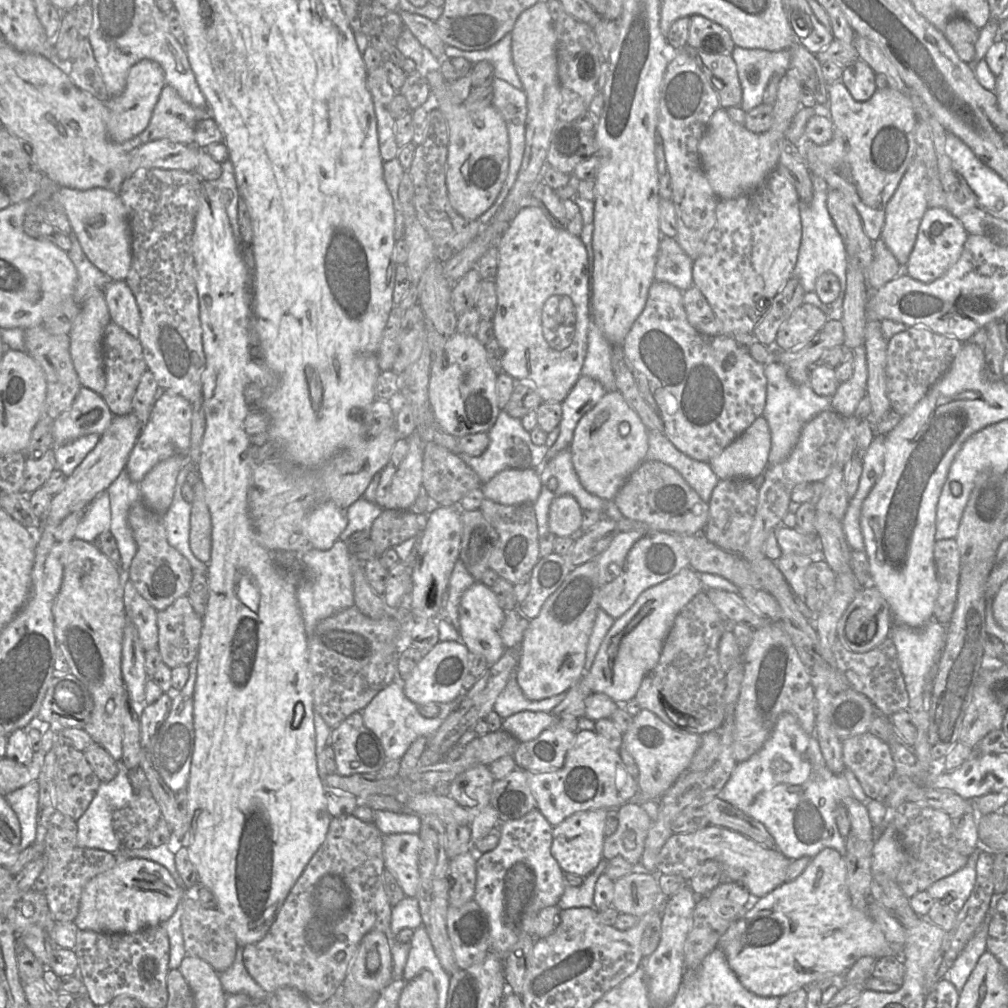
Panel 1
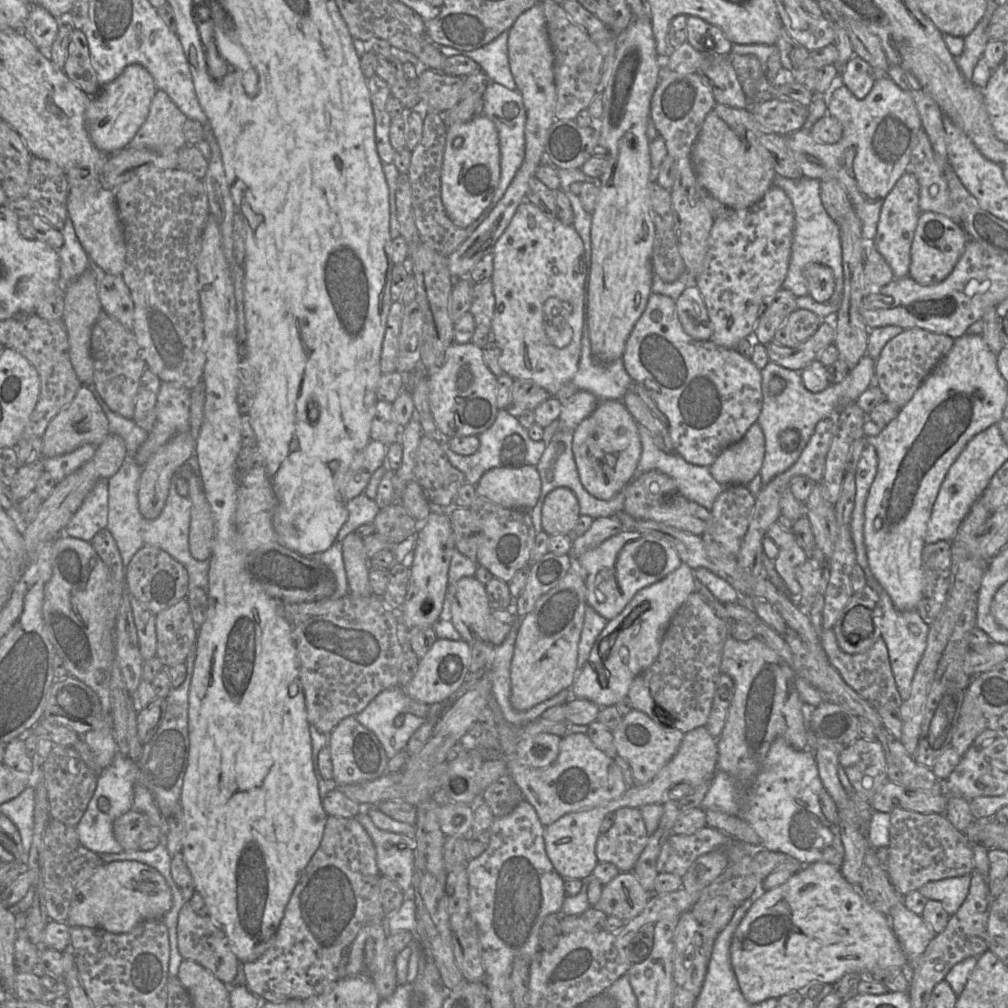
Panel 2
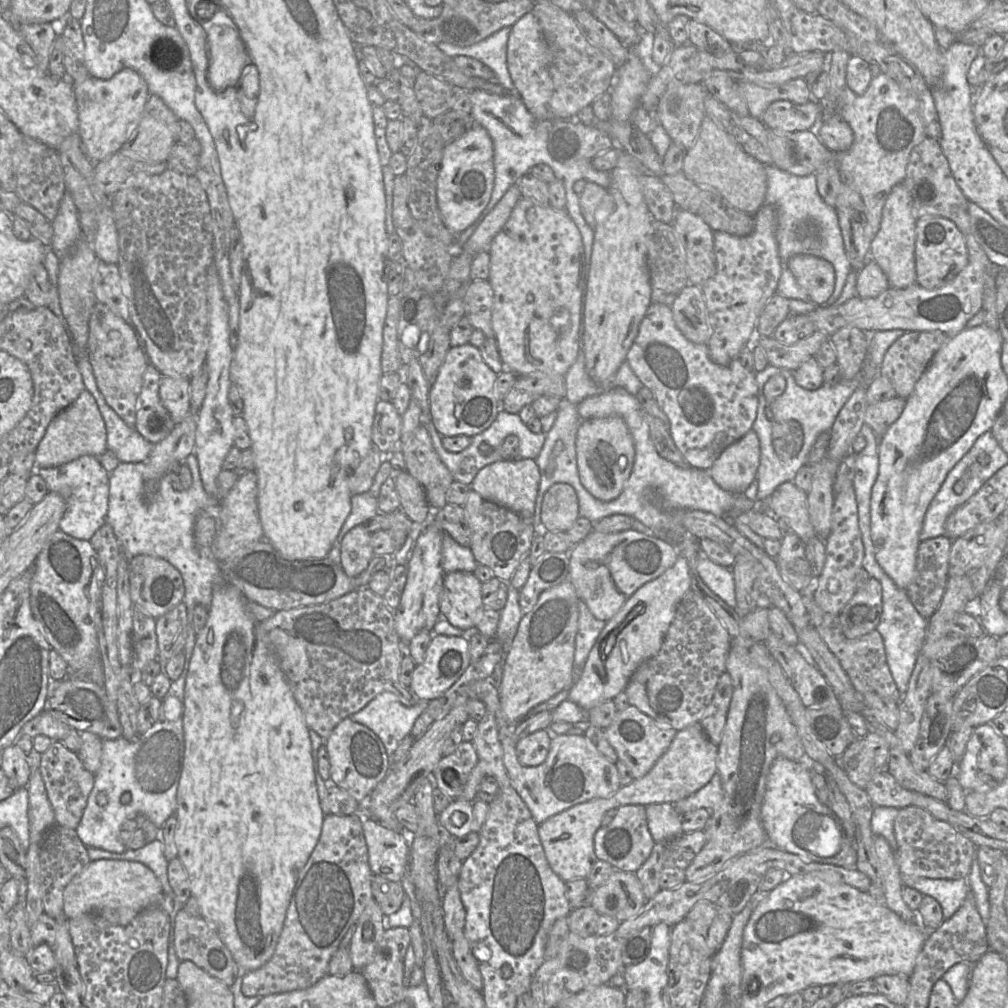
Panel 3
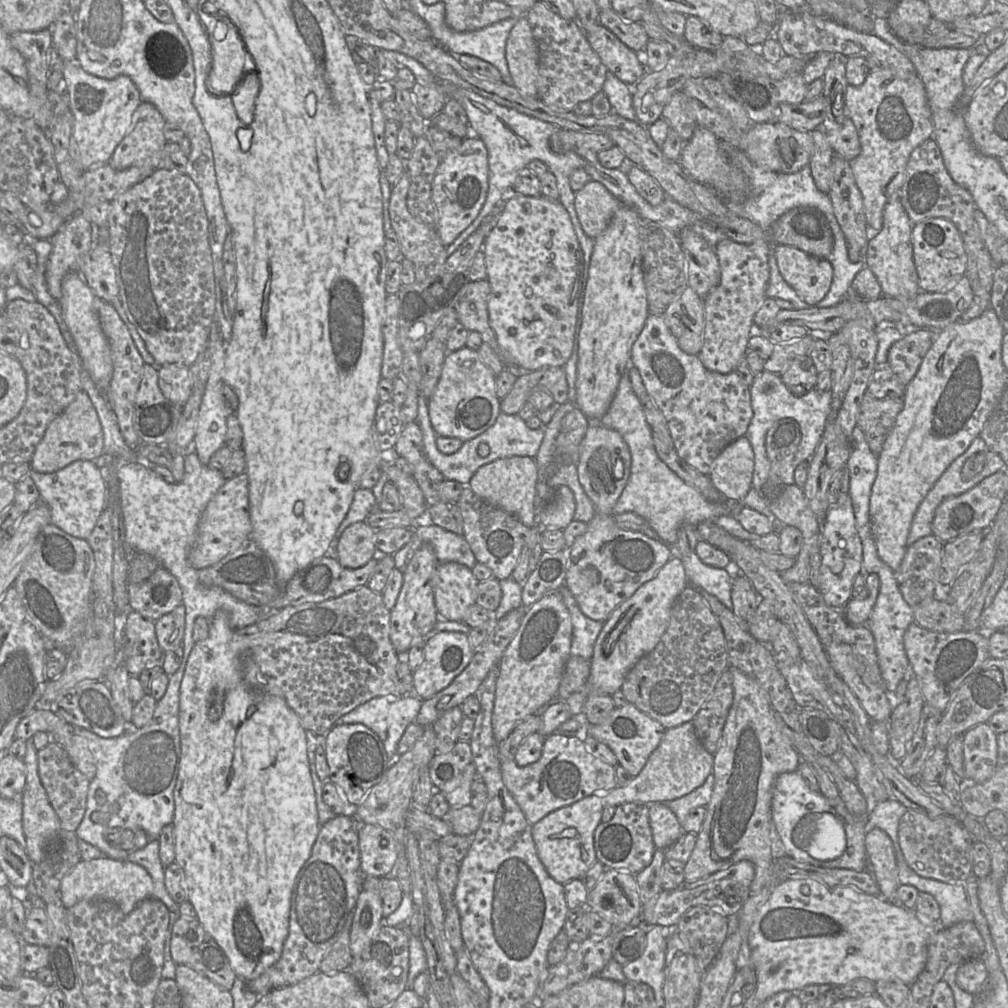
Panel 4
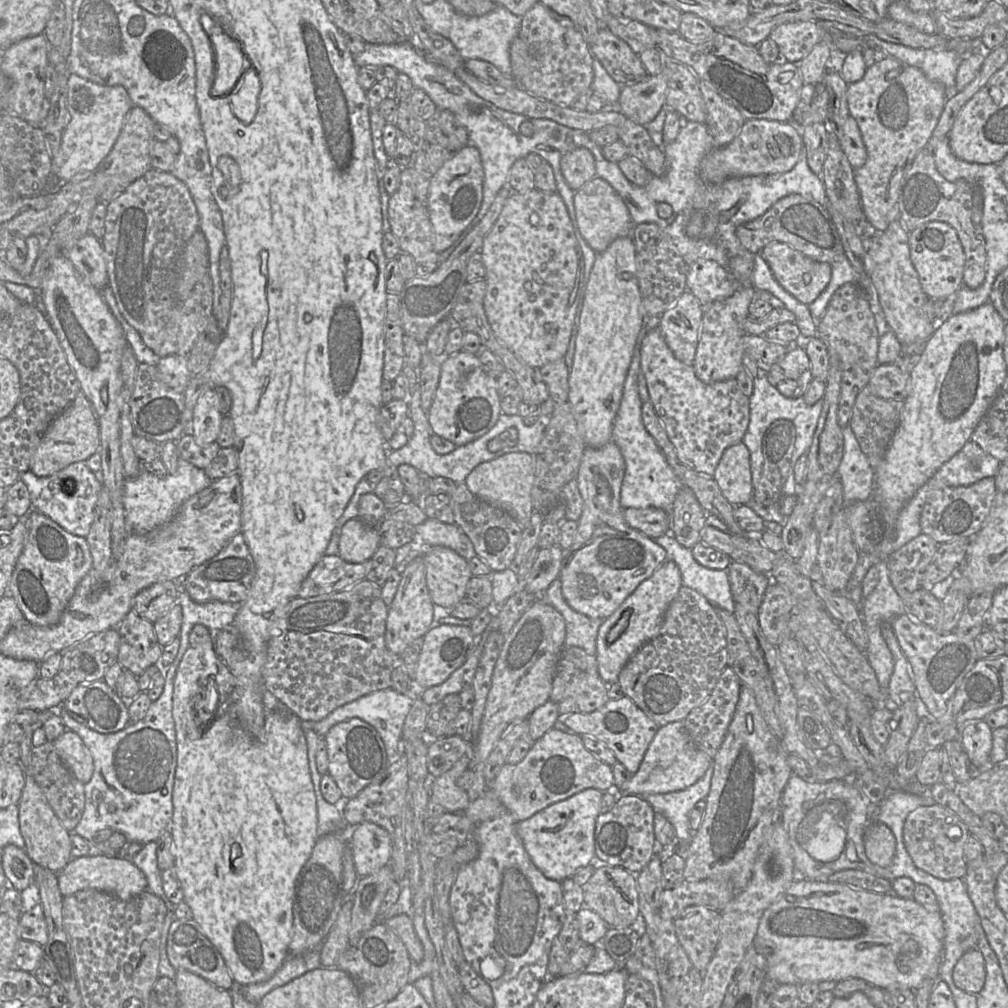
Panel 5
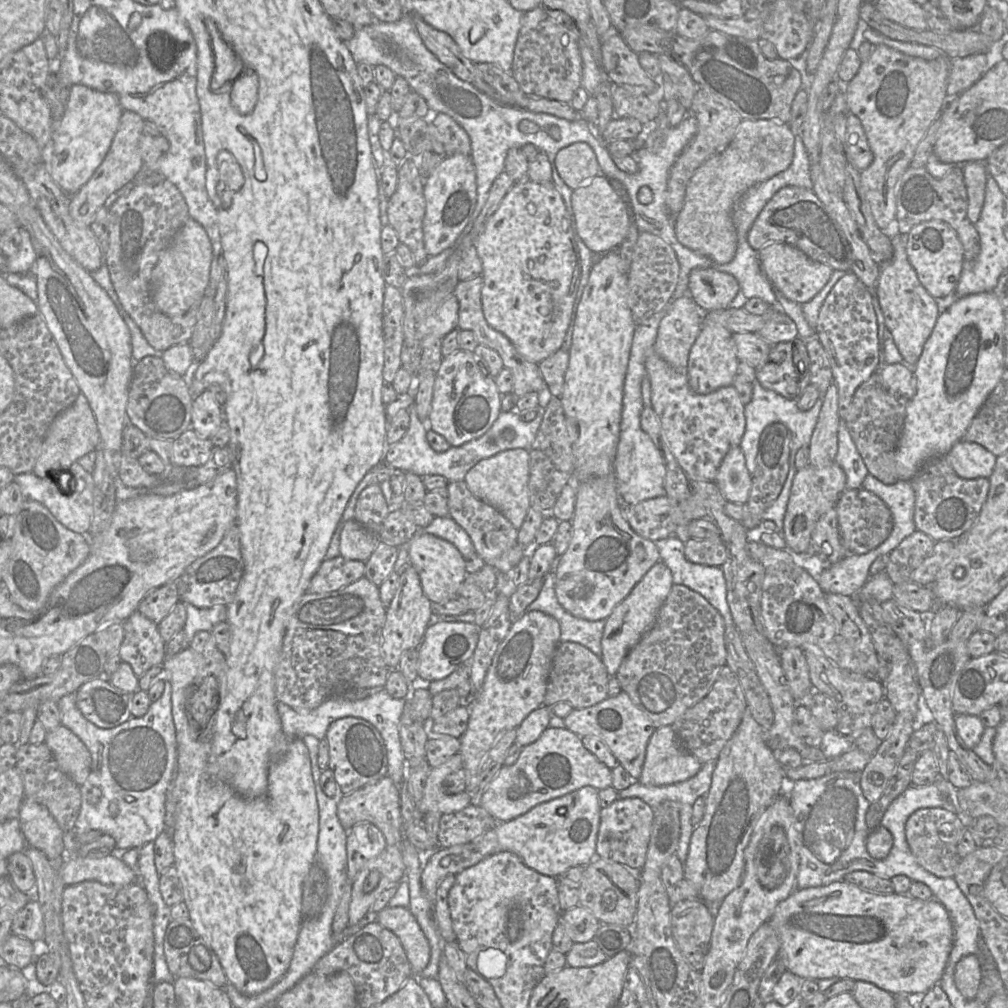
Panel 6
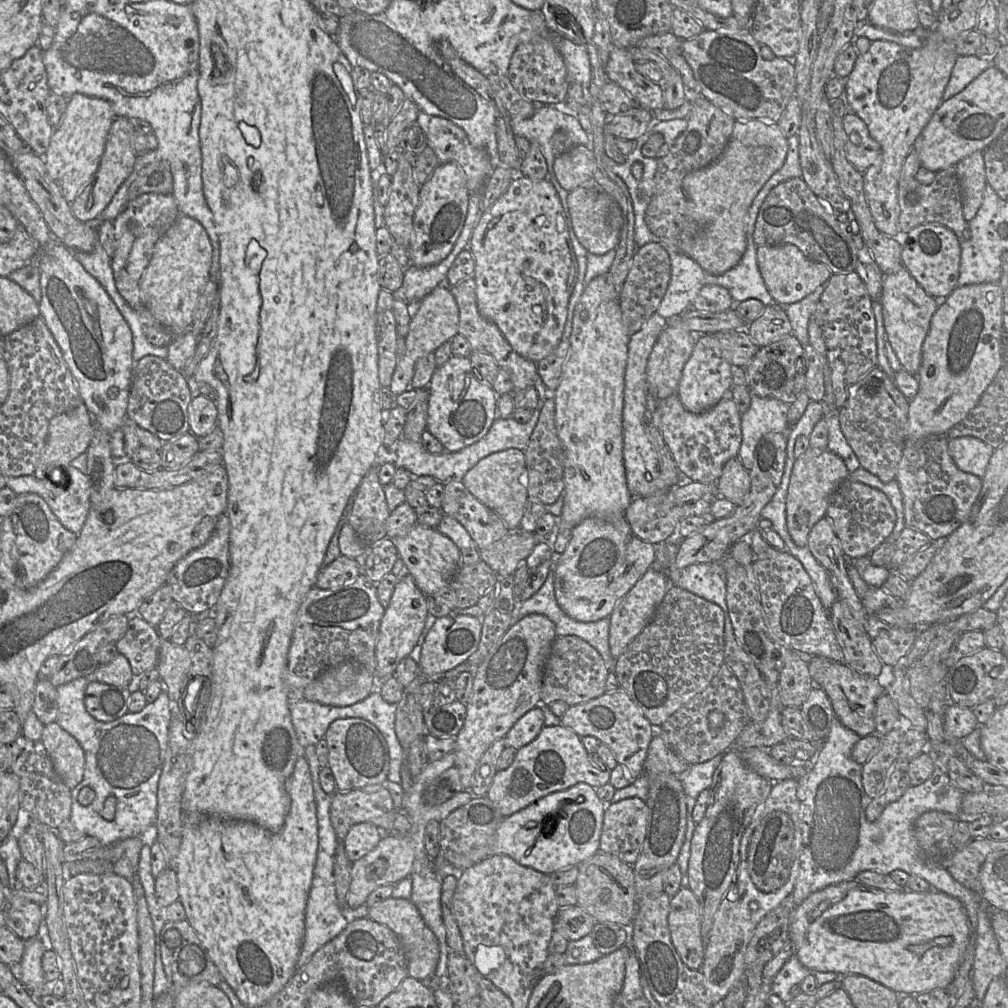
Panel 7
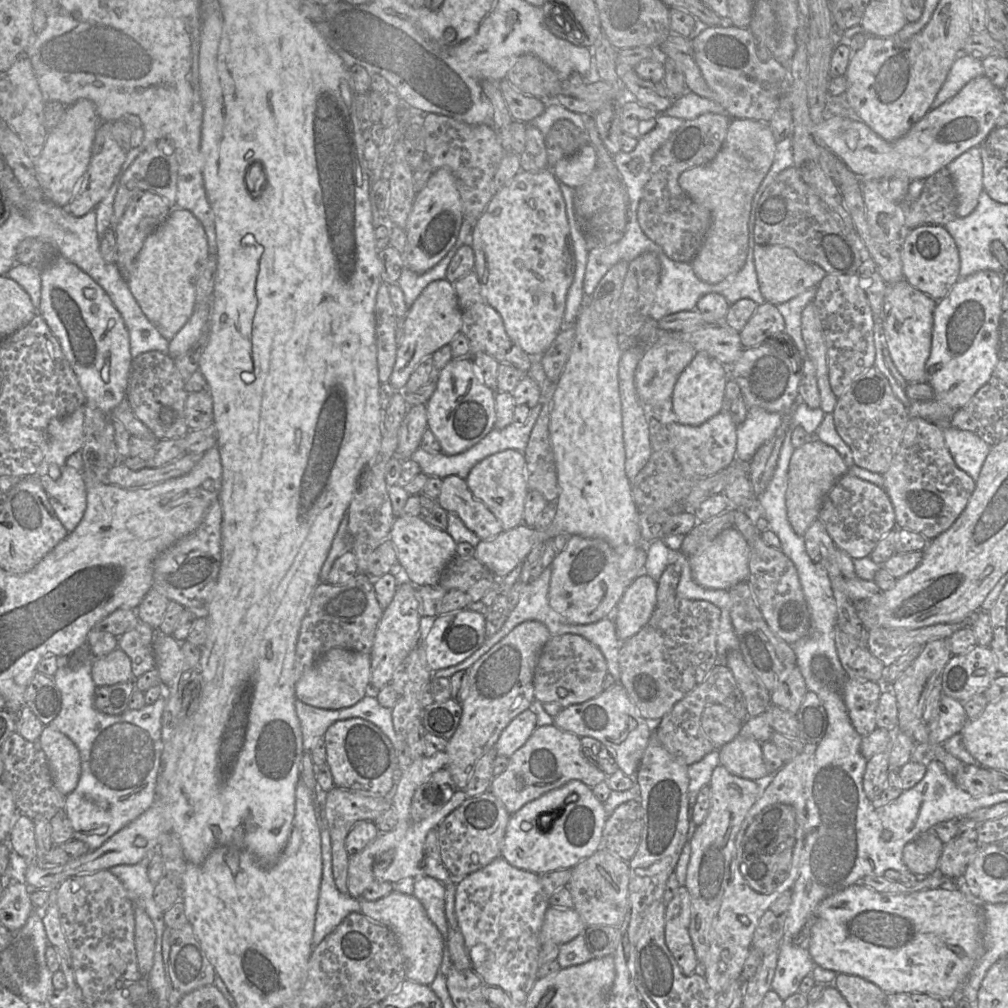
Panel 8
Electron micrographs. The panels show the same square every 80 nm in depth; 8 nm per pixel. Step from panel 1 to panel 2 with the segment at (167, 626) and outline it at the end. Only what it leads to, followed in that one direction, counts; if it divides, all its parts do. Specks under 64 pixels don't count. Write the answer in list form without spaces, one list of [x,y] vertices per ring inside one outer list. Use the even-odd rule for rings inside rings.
[[[182,599],[156,615],[156,656],[164,668],[185,662],[196,643],[198,628],[193,622],[189,603]]]

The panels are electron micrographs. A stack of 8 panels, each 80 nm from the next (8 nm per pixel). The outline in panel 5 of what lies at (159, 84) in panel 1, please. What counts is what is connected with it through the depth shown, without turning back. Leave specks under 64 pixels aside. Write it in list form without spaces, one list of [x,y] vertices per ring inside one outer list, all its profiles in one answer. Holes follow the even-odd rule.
[[[76,74],[68,78],[67,108],[69,123],[58,155],[51,159],[52,173],[63,182],[76,175],[96,171],[117,141],[133,103],[123,86],[100,85]]]

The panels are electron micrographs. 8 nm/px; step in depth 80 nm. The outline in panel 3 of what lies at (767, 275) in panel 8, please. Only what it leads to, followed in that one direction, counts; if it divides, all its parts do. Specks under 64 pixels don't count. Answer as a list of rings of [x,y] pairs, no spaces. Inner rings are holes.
[[[796,254],[789,259],[788,267],[811,302],[823,305],[828,301],[835,286],[835,270],[829,261],[813,255]]]

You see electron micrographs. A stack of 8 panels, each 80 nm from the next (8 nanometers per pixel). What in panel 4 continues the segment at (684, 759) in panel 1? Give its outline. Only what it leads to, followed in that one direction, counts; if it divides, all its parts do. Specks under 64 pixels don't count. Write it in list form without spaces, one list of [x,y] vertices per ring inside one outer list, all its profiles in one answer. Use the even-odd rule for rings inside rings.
[[[626,702],[616,707],[604,722],[587,725],[586,734],[606,744],[615,754],[618,764],[632,776],[637,776],[645,766],[651,753],[658,747],[666,728],[658,721]]]

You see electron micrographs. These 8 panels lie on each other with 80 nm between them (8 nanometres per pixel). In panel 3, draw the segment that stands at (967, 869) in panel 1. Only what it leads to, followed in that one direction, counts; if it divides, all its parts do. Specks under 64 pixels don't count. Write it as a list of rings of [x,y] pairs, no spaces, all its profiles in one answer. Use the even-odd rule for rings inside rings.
[[[904,875],[901,876],[901,880],[903,886],[916,889],[923,896],[933,897],[942,907],[944,920],[954,915],[969,894],[966,878],[929,879]]]

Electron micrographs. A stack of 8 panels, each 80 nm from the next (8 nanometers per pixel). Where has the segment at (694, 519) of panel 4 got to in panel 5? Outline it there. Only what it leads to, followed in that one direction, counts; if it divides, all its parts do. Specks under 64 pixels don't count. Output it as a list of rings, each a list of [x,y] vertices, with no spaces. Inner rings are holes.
[[[657,319],[648,320],[637,337],[633,356],[623,386],[619,409],[612,428],[612,440],[619,448],[625,462],[624,478],[620,491],[620,505],[626,508],[655,507],[672,513],[672,505],[682,483],[668,465],[653,437],[647,432],[642,421],[642,402],[639,397],[637,380],[641,373],[640,344],[649,328],[657,326]]]

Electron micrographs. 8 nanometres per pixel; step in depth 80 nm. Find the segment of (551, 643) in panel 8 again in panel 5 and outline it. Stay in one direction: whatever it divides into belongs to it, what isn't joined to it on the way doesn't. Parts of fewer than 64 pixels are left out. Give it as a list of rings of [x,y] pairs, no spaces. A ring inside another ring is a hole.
[[[576,646],[564,647],[556,666],[549,701],[560,703],[565,699],[573,699],[579,712],[591,713],[609,701],[607,687],[599,675],[594,655],[588,655],[582,648]]]

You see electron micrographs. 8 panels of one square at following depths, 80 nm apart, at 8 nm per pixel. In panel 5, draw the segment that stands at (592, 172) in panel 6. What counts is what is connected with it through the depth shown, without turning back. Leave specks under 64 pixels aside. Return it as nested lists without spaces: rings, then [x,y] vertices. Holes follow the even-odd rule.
[[[584,147],[563,155],[560,168],[566,183],[575,192],[596,177],[594,156]]]

